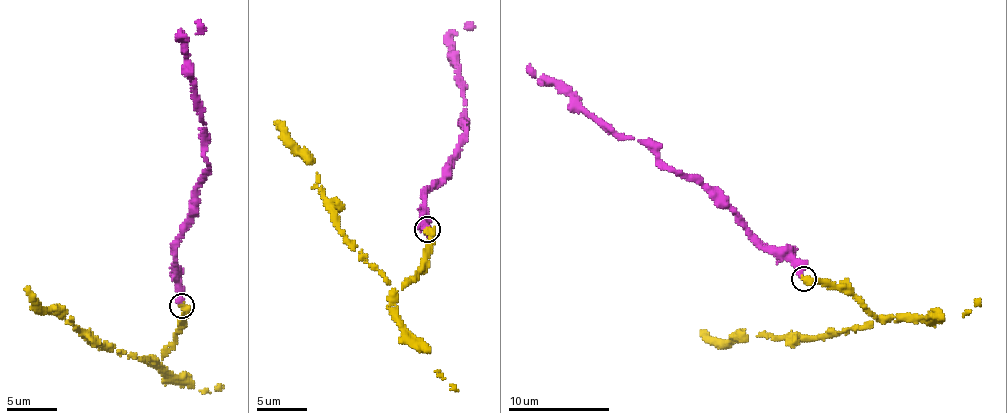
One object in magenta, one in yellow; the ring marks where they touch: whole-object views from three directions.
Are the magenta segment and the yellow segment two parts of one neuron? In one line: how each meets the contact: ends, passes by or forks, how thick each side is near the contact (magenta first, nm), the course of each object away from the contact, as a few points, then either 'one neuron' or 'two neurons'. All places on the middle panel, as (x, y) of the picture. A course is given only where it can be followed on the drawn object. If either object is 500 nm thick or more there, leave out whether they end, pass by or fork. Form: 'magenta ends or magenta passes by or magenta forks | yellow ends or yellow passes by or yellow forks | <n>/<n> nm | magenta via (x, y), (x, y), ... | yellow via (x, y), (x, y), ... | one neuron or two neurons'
magenta ends | yellow ends | 320/480 nm | magenta via (426, 230), (424, 194), (442, 182), (443, 169), (465, 132), (464, 88), (452, 38), (470, 27) | yellow via (426, 230), (426, 269), (394, 291), (344, 235), (336, 207), (316, 187), (311, 160), (286, 130), (274, 121) | one neuron

